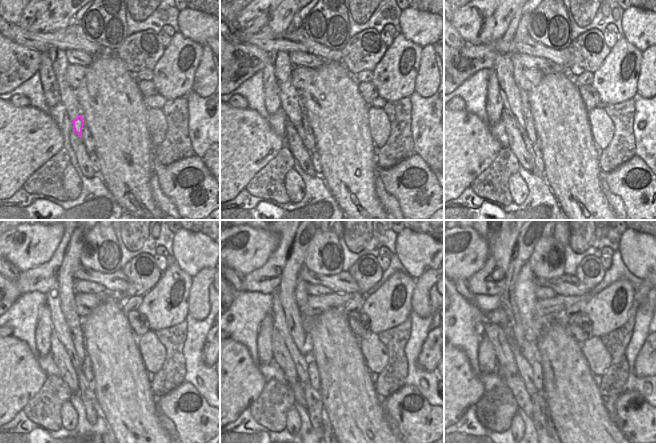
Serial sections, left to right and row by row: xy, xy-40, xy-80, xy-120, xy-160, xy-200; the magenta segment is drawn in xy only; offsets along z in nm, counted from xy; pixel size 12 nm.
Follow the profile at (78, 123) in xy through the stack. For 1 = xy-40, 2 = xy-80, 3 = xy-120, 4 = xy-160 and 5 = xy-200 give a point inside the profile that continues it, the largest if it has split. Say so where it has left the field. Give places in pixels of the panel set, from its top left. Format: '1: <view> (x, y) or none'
1: xy-40 (299, 128)
2: xy-80 (529, 146)
3: xy-120 (88, 397)
4: xy-160 (313, 398)
5: xy-200 (538, 400)

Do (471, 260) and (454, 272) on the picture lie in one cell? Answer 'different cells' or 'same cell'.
same cell

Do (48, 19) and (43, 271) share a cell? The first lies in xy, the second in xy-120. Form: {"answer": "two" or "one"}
{"answer": "two"}

